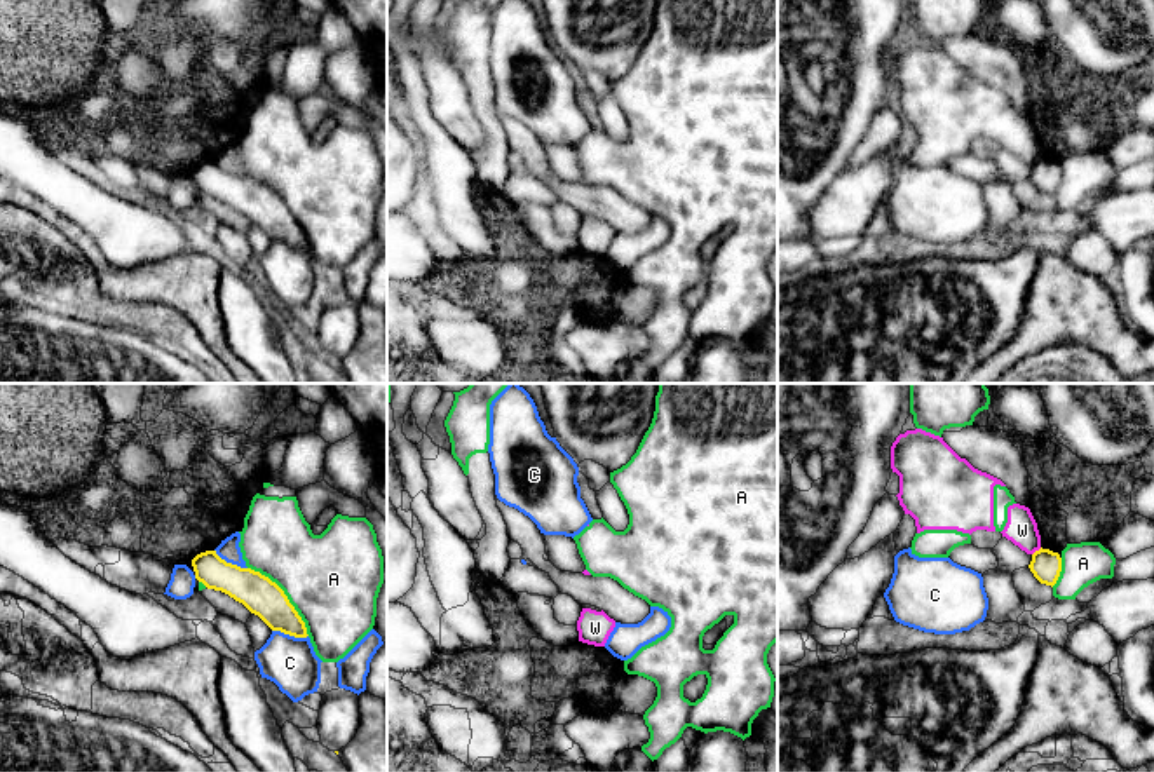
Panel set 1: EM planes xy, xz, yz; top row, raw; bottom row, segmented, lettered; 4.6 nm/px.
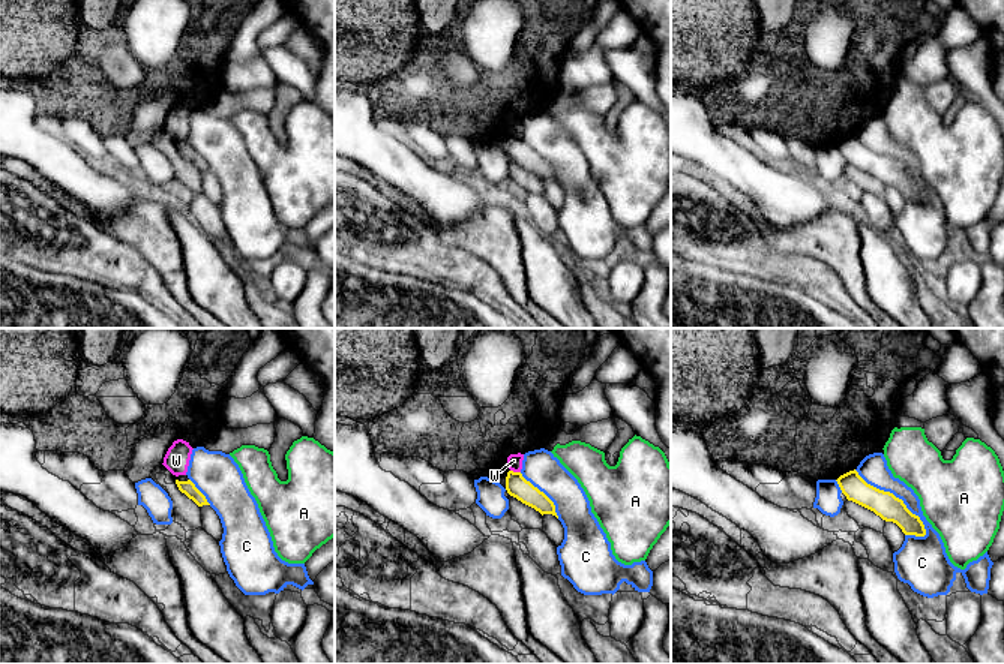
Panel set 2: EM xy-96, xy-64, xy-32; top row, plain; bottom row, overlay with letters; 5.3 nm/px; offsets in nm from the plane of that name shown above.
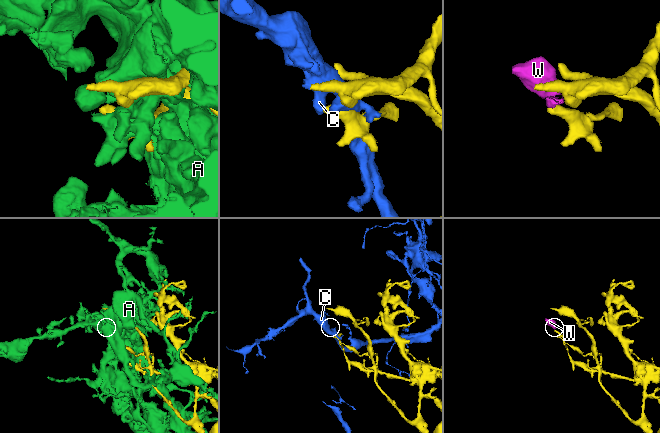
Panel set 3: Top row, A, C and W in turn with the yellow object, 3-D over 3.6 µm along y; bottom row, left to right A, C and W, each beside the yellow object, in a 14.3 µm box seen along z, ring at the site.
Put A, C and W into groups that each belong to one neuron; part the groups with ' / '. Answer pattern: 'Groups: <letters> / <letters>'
Groups: A W / C

